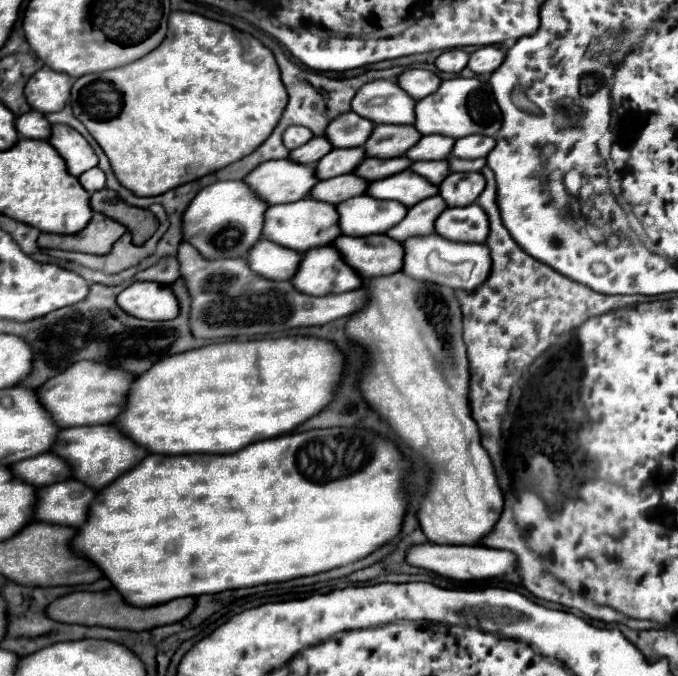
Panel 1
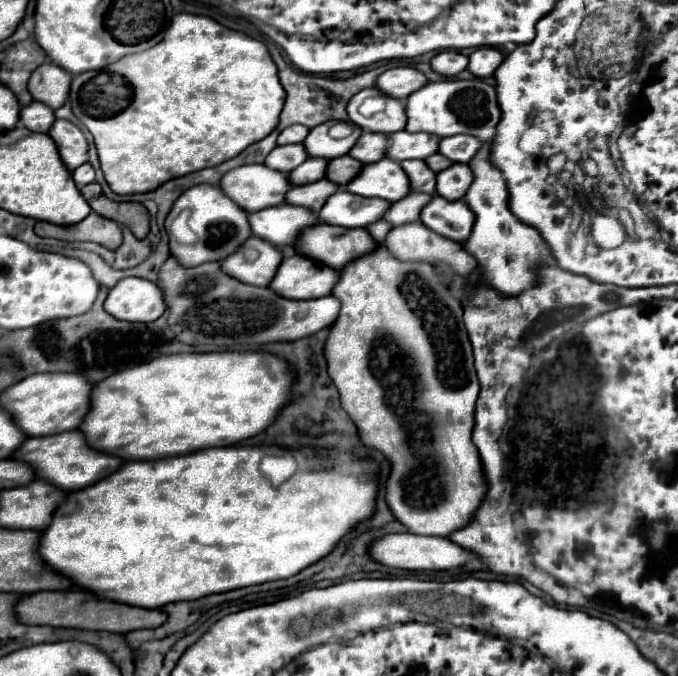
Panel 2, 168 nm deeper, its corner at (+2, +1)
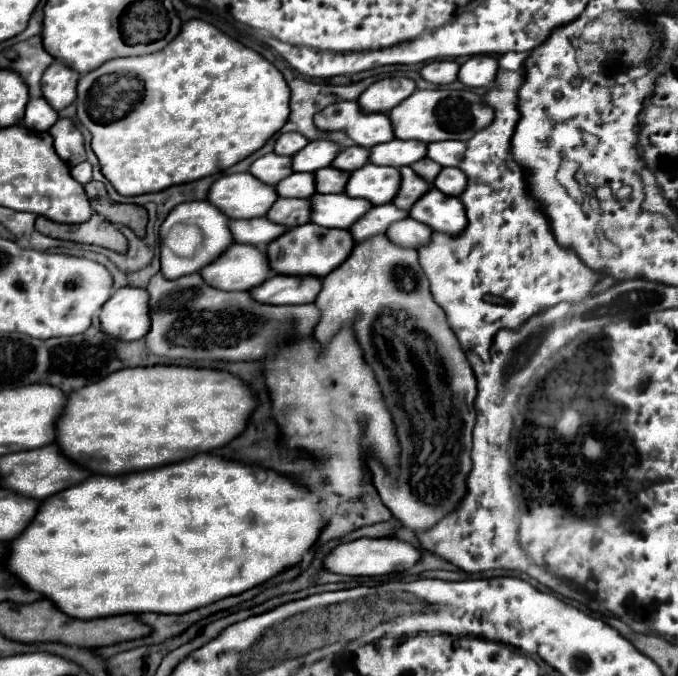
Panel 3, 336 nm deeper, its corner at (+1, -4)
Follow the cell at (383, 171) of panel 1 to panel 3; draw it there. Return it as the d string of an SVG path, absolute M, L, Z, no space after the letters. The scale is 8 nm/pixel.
M333 166L315 172L315 184L319 194L341 194L347 186L347 180L349 180L349 172L337 170Z

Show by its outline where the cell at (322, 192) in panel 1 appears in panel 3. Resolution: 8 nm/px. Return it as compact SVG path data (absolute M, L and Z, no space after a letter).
M279 198L267 212L267 218L289 228L307 224L311 222L311 198Z

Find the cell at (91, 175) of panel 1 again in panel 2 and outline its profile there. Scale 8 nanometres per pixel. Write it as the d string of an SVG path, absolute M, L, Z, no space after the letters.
M84 163L78 169L74 169L72 175L74 175L74 181L76 181L78 187L84 187L84 185L88 185L88 183L94 181L94 169L92 169L90 163Z

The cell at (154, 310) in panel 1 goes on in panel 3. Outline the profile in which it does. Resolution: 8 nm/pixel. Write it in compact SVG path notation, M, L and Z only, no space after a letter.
M119 288L101 308L105 334L123 340L139 340L151 326L149 294L145 288Z

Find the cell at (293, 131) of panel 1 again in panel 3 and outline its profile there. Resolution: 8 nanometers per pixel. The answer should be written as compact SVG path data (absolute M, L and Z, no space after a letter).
M287 132L287 134L281 134L277 138L277 144L275 144L275 154L281 154L281 156L295 156L301 148L307 146L307 138L299 132Z

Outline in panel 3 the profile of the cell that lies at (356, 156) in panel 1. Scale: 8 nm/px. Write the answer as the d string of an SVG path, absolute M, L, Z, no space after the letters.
M293 172L275 186L277 194L315 194L315 176L309 172Z

